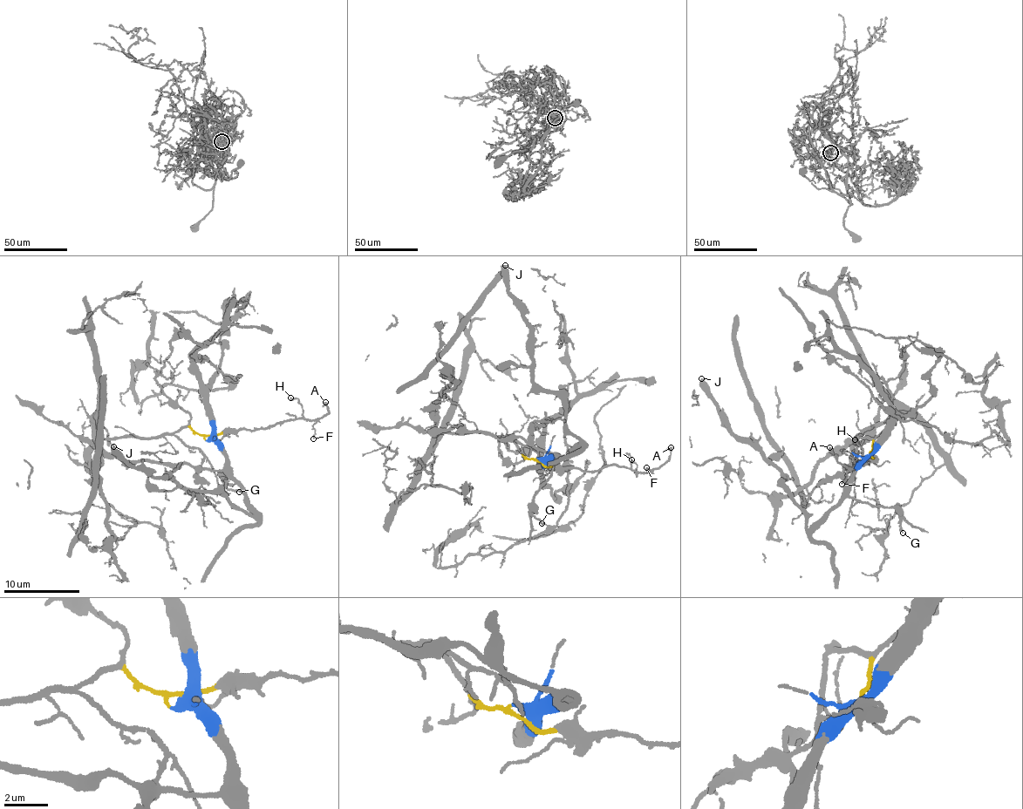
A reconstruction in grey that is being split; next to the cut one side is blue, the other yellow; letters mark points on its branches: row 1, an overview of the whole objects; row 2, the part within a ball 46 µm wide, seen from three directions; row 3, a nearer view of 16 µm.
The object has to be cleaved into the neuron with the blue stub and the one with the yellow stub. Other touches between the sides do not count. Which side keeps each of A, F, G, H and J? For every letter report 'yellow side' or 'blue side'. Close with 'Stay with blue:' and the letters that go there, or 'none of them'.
A: yellow side
F: yellow side
G: blue side
H: yellow side
J: blue side
Stay with blue: G, J

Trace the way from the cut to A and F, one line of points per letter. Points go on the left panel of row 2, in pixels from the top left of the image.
A: (204, 439), (218, 433), (236, 433), (243, 429), (265, 429), (294, 418), (315, 421), (328, 412), (324, 402)
F: (204, 439), (218, 433), (236, 433), (243, 429), (265, 429), (300, 418), (316, 422), (314, 438)

